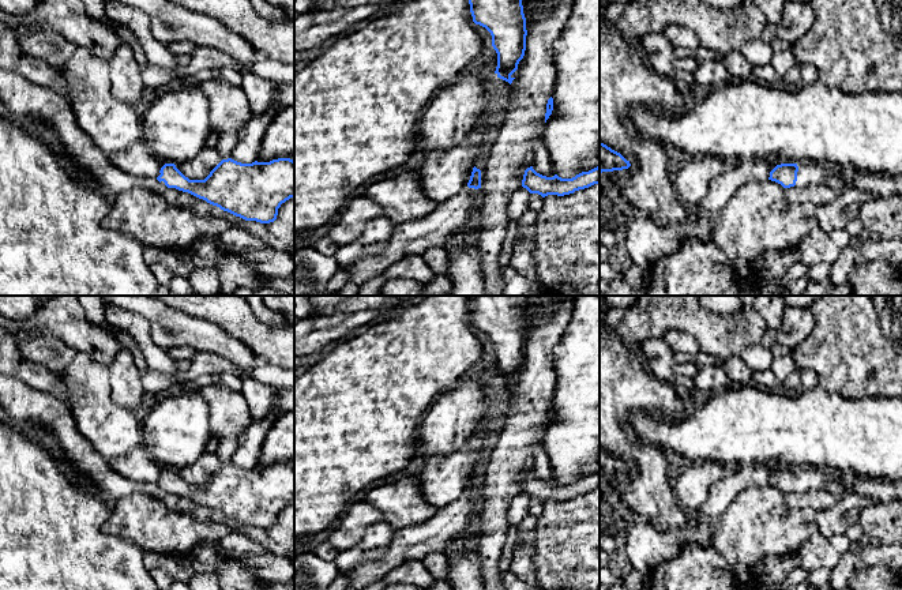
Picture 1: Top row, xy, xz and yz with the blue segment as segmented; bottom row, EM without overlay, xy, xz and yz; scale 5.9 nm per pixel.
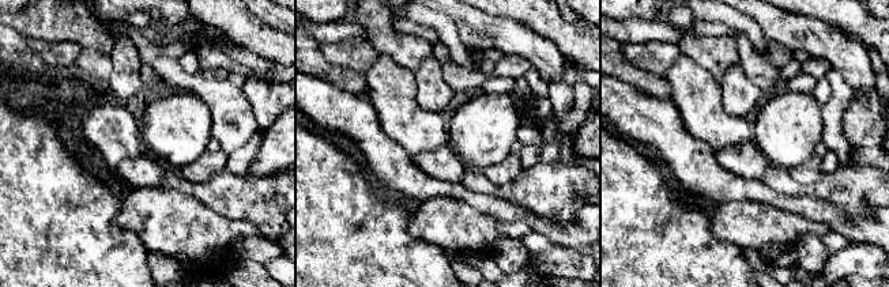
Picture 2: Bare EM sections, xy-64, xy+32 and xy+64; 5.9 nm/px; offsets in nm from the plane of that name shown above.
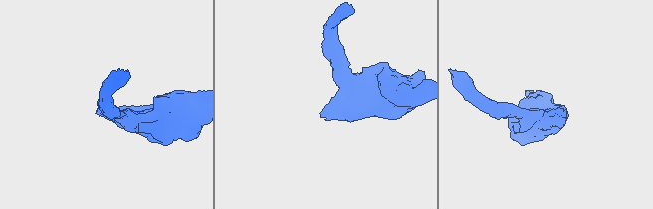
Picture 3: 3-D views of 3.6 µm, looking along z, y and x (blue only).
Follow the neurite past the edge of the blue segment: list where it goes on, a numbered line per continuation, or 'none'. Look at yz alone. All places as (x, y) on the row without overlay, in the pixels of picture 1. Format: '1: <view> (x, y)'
1: yz (810, 478)

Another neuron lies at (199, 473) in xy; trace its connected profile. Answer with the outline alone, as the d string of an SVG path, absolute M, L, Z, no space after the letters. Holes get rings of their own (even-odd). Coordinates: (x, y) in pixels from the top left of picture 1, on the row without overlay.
M206 451L193 465L177 469L176 473L189 485L204 485L221 466L215 452Z

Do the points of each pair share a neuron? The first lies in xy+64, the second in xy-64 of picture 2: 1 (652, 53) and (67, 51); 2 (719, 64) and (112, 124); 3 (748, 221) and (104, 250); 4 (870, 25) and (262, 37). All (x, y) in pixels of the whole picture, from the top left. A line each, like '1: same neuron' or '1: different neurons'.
1: same neuron
2: different neurons
3: different neurons
4: same neuron

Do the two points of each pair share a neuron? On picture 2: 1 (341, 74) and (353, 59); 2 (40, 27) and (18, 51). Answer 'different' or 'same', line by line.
1: different
2: different

